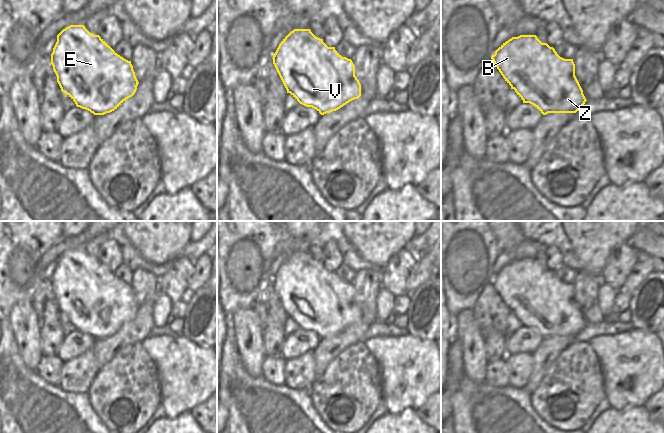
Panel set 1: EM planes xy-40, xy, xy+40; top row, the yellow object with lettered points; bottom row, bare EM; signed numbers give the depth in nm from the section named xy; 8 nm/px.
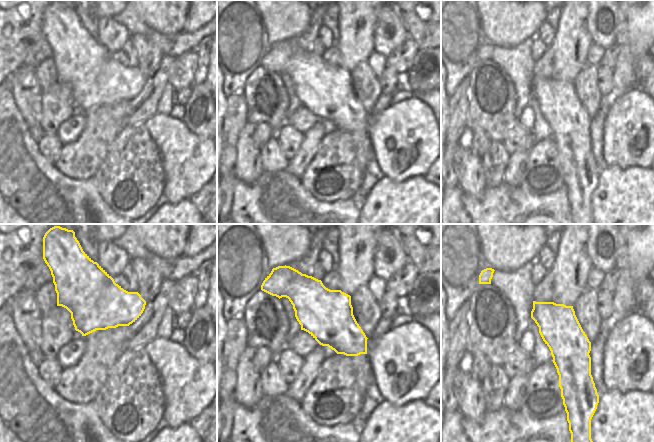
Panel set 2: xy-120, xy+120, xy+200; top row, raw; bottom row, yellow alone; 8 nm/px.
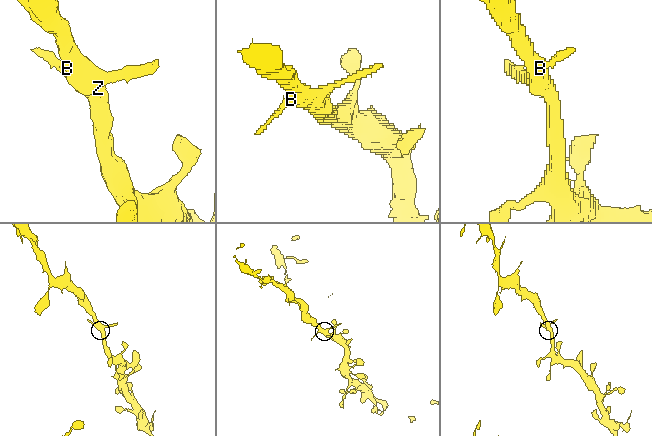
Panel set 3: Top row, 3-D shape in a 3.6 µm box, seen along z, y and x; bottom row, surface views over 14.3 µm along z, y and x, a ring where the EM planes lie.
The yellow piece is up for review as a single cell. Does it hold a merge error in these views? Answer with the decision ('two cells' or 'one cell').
one cell

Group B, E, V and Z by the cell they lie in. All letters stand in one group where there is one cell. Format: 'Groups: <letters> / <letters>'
Groups: B E V Z

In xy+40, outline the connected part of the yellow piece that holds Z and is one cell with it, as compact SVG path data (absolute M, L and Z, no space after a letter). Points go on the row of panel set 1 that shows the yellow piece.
M520 35L503 43L491 56L495 66L523 103L534 105L543 115L576 113L587 101L575 76L573 59L560 57L536 35Z

